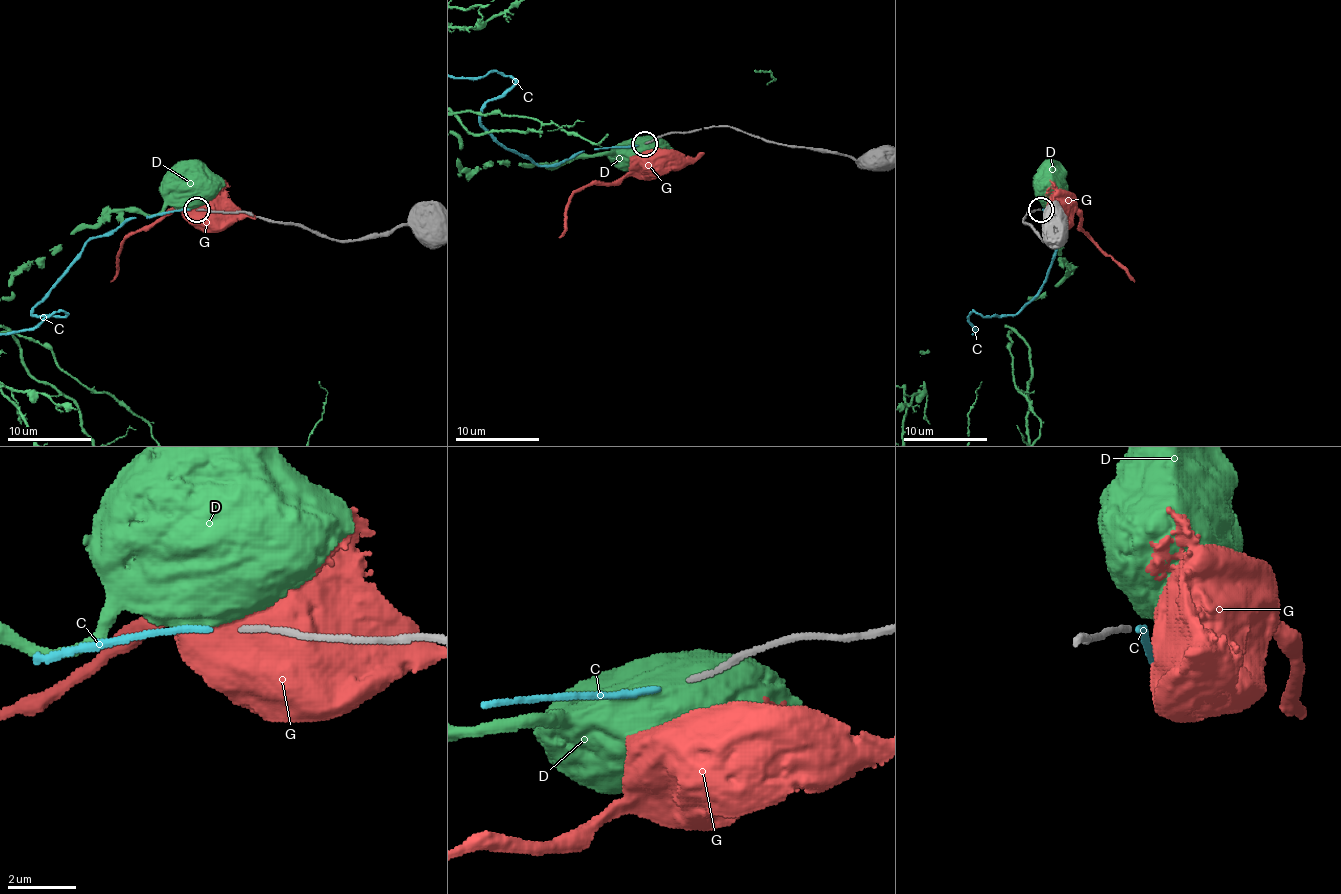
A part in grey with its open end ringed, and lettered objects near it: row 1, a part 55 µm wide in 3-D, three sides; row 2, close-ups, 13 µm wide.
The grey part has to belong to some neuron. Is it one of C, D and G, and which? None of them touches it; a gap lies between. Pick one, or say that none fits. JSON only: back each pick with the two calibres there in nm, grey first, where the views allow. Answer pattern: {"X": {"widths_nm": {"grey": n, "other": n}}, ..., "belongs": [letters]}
{"C": {"widths_nm": {"grey": 160, "other": 180}}, "belongs": ["C"]}

